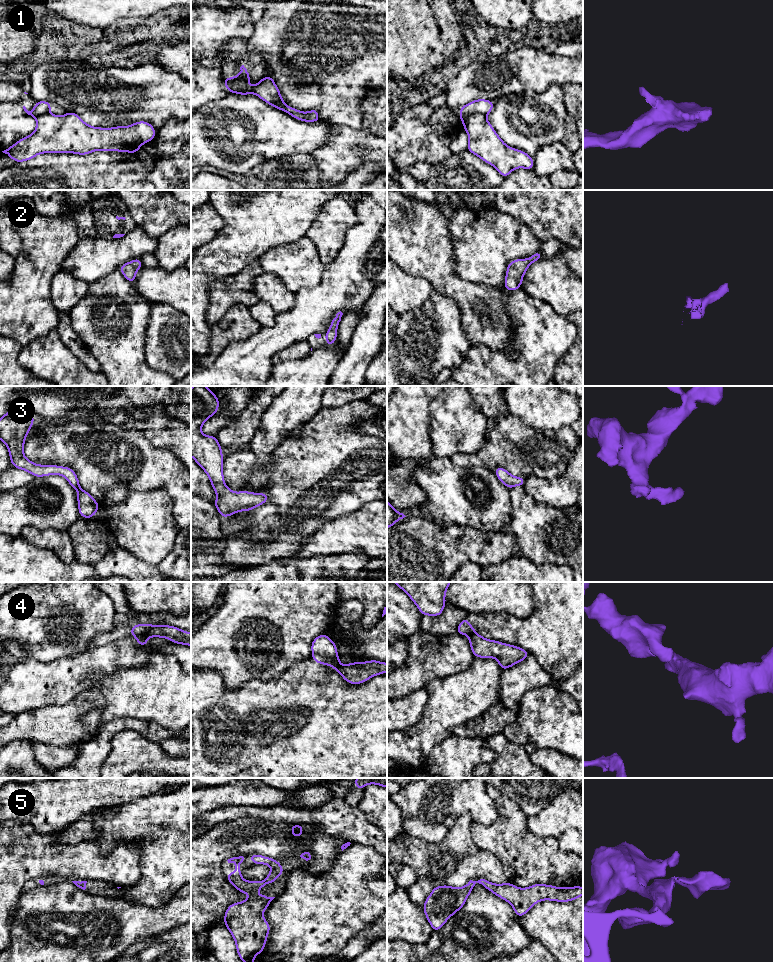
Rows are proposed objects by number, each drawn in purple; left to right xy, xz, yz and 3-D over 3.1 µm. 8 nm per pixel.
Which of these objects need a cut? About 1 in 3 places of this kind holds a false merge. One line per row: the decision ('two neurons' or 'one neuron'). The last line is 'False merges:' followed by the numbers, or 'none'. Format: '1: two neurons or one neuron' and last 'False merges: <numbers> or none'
1: two neurons
2: one neuron
3: one neuron
4: two neurons
5: one neuron
False merges: 1, 4

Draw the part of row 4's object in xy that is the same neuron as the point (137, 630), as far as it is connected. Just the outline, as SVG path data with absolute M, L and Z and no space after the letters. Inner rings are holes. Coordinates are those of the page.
M136 624L131 627L130 633L133 637L138 638L142 635L147 634L153 627L153 624Z

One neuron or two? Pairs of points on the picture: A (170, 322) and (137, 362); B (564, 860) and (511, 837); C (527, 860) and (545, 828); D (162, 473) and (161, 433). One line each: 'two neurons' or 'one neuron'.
A: two neurons
B: one neuron
C: two neurons
D: two neurons

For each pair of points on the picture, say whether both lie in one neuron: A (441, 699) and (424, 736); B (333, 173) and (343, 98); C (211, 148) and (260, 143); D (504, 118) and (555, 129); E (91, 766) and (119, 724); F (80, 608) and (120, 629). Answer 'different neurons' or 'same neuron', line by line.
A: same neuron
B: different neurons
C: same neuron
D: same neuron
E: same neuron
F: different neurons

